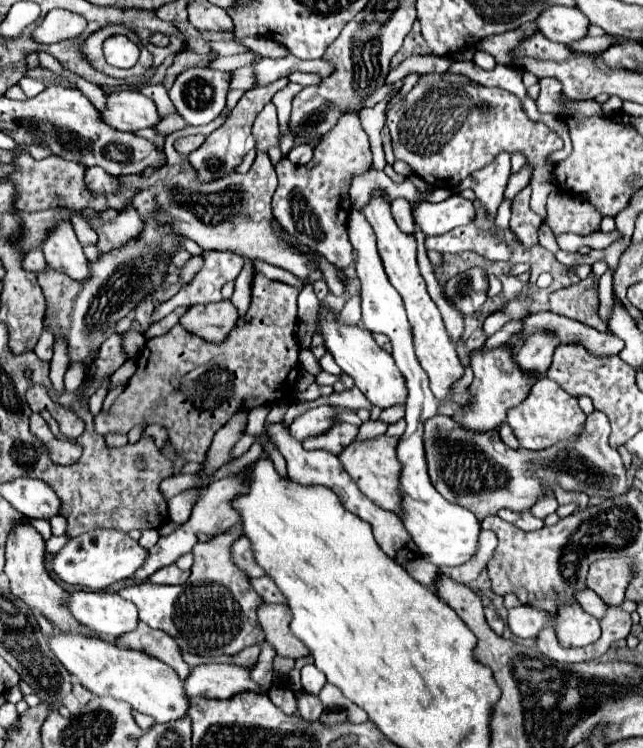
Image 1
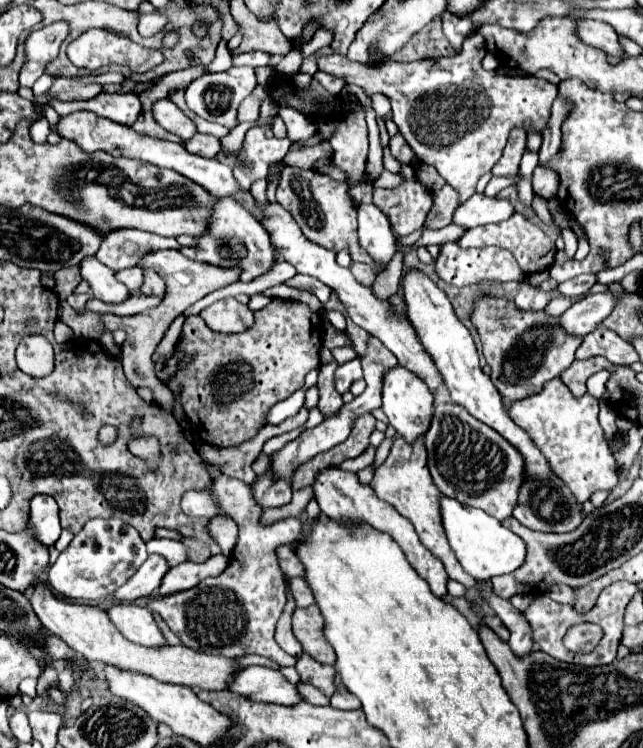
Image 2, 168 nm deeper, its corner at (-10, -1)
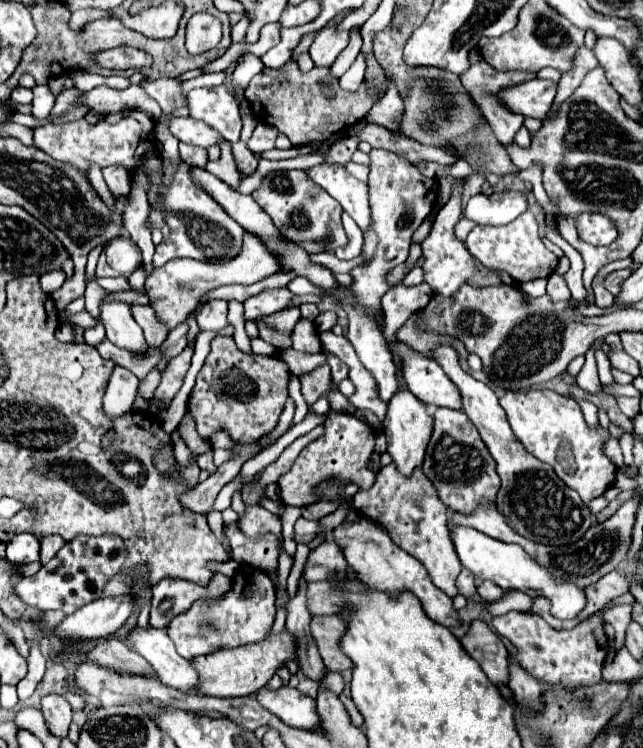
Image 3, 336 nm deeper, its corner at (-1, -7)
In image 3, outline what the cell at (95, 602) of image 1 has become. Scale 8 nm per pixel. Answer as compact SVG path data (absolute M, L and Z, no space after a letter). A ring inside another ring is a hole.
M131 630L127 636L127 642L135 646L135 652L139 652L155 670L157 678L183 692L183 694L199 694L199 674L191 666L189 660L177 654L171 638L165 630Z

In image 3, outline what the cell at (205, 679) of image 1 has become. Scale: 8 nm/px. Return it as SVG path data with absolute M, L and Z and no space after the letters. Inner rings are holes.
M261 688L255 696L263 708L273 712L281 722L293 728L301 730L311 730L311 732L321 732L321 720L315 708L315 700L301 694L295 688L279 688L279 690L269 690Z

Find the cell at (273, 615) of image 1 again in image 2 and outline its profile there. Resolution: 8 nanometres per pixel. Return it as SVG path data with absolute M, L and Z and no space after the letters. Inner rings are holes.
M316 604L306 608L296 608L292 614L292 632L302 644L302 650L322 664L334 664L336 656L332 646L328 646L328 642L324 640L322 626L324 618Z

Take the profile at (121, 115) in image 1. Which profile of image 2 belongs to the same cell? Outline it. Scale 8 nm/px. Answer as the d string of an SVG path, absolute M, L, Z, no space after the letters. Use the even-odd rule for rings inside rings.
M160 98L152 102L152 116L162 128L180 136L182 140L188 140L196 134L196 126L192 124L192 120L184 116L184 112L170 98Z

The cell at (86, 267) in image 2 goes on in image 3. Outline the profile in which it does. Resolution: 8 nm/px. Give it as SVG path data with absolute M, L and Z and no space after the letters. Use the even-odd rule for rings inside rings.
M123 302L101 304L101 322L105 324L107 338L119 346L129 350L135 356L147 354L149 346L145 342L143 330L131 316L131 308Z

